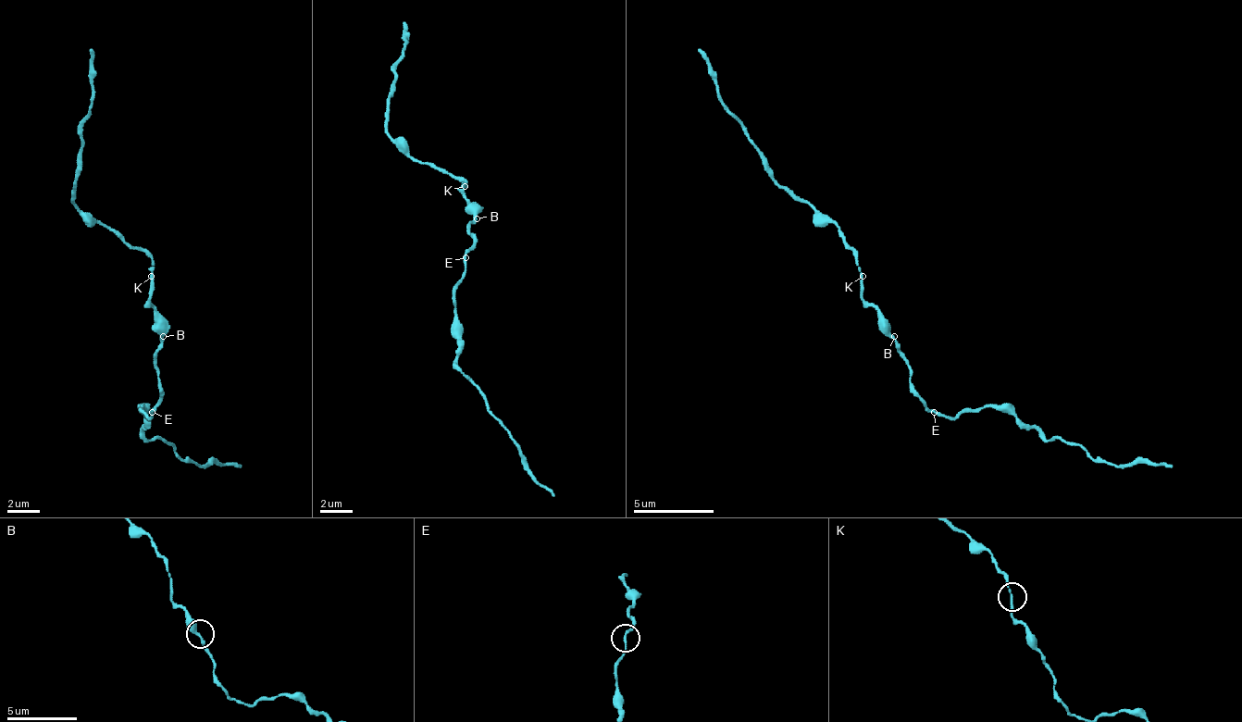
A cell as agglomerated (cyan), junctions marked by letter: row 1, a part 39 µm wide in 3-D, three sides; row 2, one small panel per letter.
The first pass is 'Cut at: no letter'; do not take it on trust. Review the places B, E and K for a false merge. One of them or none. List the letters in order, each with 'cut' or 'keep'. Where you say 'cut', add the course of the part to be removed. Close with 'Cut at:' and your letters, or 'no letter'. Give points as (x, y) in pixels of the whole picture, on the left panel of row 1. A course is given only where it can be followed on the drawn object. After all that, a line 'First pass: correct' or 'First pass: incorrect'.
B: keep
E: cut; foreign part runs (151, 413), (151, 417), (142, 404), (142, 433), (199, 466), (207, 461), (240, 466)
K: keep
Cut at: E
First pass: incorrect

